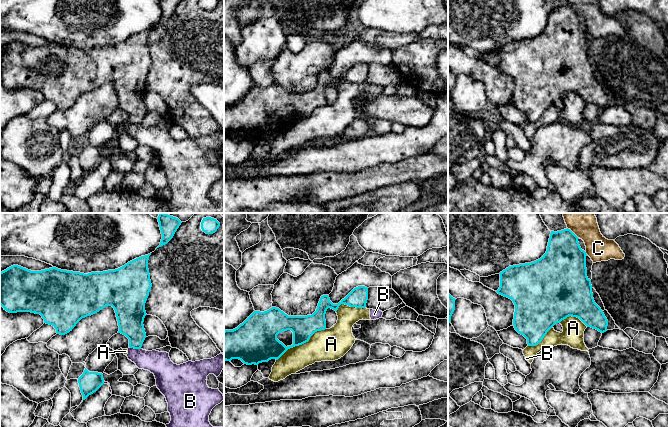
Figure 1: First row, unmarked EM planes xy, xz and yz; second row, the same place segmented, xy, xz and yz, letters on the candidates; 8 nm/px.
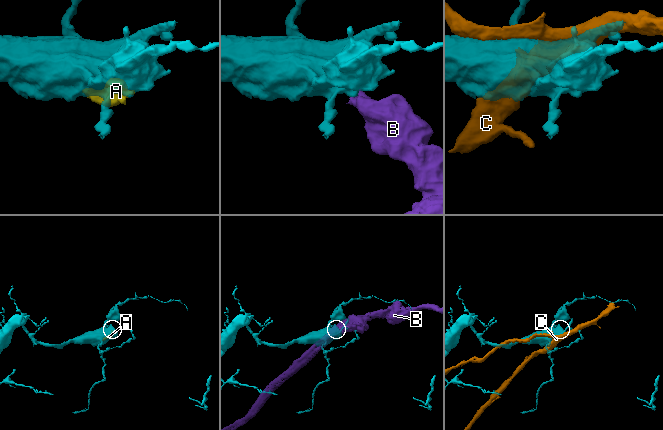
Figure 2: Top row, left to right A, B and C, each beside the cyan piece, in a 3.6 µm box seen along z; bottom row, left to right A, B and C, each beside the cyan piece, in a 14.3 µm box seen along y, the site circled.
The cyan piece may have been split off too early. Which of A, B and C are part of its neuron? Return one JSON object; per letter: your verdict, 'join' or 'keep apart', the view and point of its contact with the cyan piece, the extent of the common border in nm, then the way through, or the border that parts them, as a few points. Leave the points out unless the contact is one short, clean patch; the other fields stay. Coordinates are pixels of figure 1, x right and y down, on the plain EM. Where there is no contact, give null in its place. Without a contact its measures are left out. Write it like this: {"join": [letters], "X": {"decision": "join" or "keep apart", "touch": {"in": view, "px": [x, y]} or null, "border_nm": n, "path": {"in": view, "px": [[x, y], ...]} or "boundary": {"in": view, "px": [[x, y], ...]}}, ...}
{"join": [], "A": {"decision": "keep apart", "touch": {"in": "xz", "px": [301, 120]}, "border_nm": 480}, "B": {"decision": "keep apart", "touch": {"in": "xy", "px": [135, 124]}, "border_nm": 90, "boundary": {"in": "xy", "px": [[130, 123], [140, 125]]}}, "C": {"decision": "keep apart", "touch": {"in": "yz", "px": [573, 9]}, "border_nm": 130}}

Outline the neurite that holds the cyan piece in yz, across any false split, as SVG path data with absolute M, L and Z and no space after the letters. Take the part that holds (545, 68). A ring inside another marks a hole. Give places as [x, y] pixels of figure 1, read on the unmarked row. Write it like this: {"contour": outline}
{"contour": "M568 4L551 7L547 27L540 35L509 42L499 49L500 63L496 68L513 77L513 101L527 115L528 122L538 121L556 99L569 92L579 94L587 103L601 109L607 107L608 96L594 77L591 56L587 53L587 30L578 15Z"}

